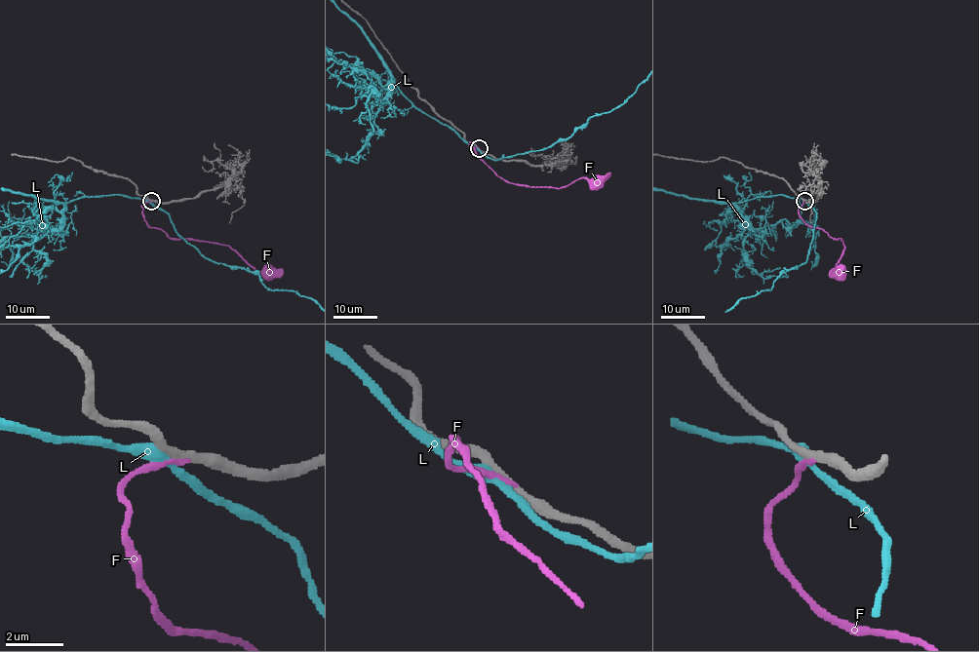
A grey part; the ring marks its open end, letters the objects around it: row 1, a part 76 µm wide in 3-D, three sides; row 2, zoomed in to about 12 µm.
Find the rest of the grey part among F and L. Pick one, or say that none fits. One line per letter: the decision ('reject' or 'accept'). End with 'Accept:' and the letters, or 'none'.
F: accept
L: reject
Accept: F

